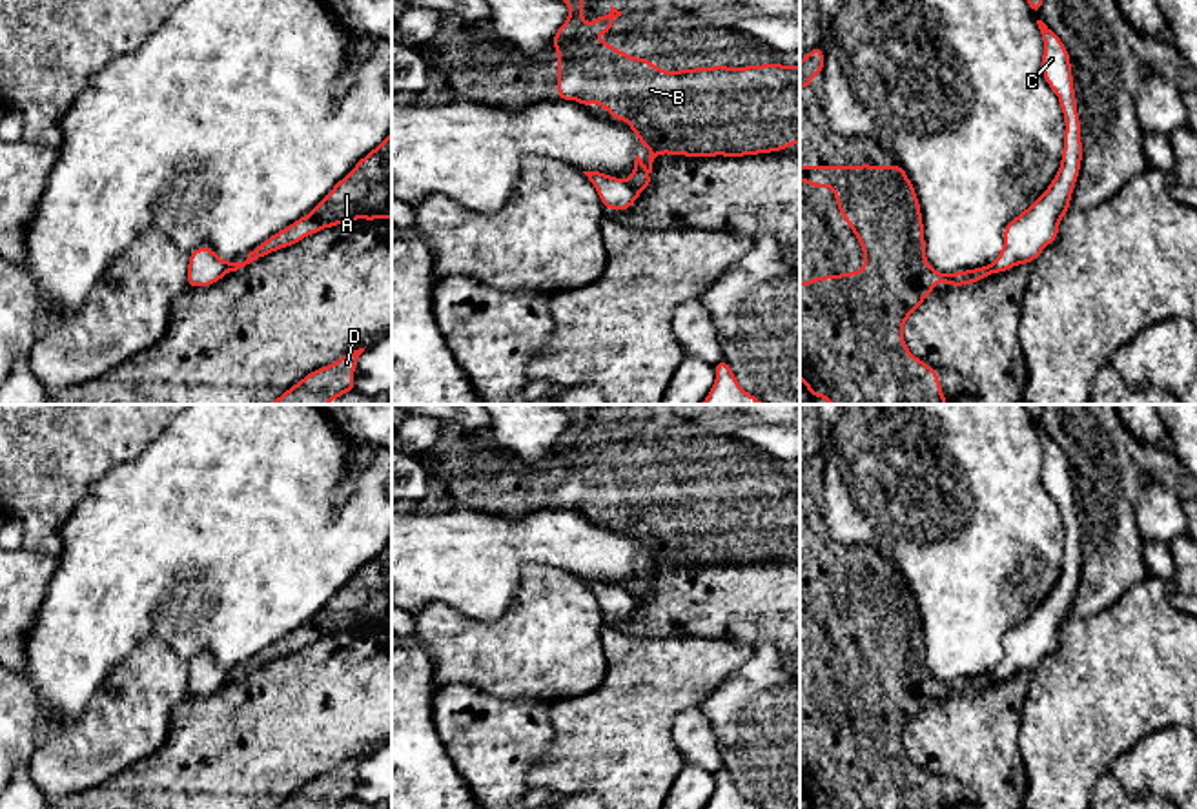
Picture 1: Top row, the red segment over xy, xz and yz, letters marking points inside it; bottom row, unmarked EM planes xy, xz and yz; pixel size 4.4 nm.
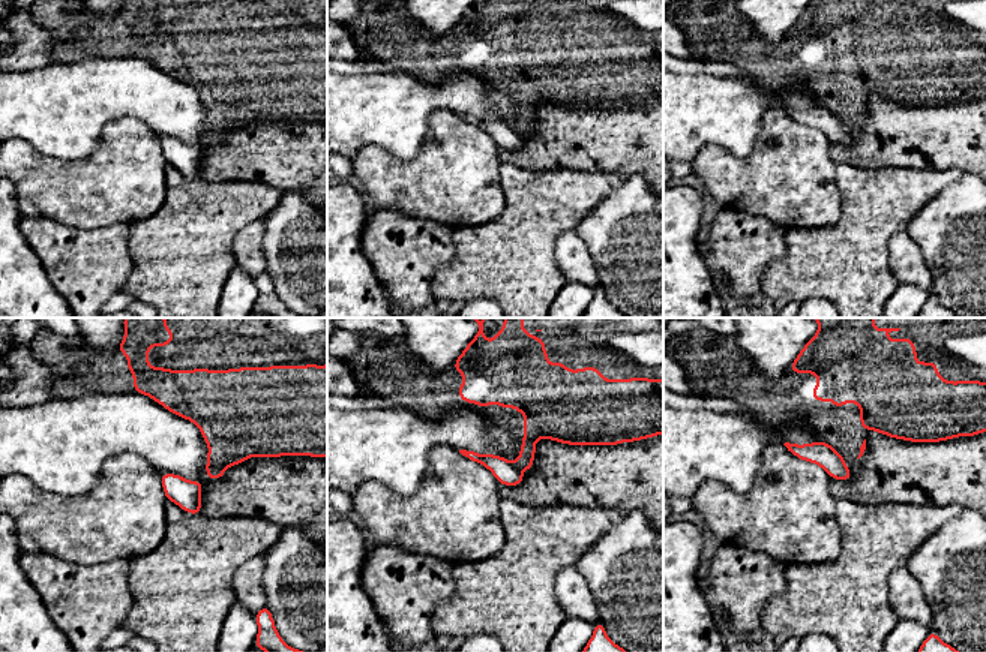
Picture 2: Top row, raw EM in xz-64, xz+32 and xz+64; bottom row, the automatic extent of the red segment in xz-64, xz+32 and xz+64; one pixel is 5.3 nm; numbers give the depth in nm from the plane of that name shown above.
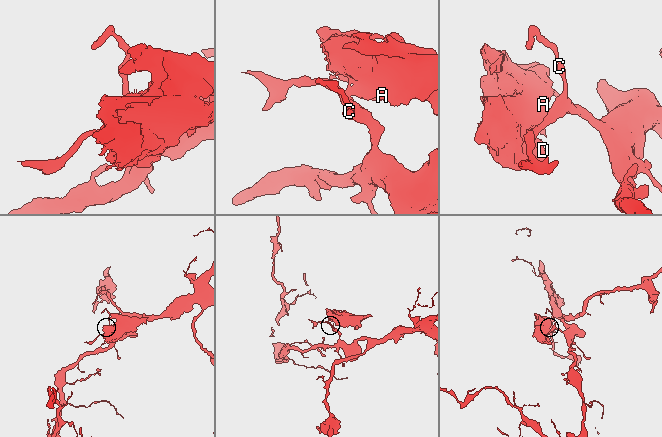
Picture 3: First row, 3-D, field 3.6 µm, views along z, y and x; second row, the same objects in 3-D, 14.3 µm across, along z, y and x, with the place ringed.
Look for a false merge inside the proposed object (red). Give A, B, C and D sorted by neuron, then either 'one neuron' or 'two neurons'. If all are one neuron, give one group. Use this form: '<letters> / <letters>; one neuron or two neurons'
A B D / C; two neurons

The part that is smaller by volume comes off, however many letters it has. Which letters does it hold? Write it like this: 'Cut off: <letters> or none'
Cut off: A, B, D

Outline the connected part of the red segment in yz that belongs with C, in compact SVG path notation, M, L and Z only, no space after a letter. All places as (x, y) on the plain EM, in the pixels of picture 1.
M1037 428L1044 448L1042 485L1060 508L1064 521L1064 558L1057 585L1048 598L1004 636L1004 654L991 671L991 681L1033 671L1042 658L1057 649L1059 630L1069 620L1069 609L1082 570L1080 528L1075 512L1069 461L1062 448Z

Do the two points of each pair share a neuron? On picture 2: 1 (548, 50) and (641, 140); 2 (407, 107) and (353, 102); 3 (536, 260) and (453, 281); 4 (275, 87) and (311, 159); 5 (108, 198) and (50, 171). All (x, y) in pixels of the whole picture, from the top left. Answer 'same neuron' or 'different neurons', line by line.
1: different neurons
2: same neuron
3: same neuron
4: different neurons
5: same neuron

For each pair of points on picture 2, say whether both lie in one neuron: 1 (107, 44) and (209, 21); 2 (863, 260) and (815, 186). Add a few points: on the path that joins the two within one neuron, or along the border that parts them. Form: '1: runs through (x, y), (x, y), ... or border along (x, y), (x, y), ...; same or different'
1: runs through (132, 32), (156, 29), (165, 21), (183, 21); same
2: border along (838, 185), (839, 218), (830, 225), (803, 228); different

